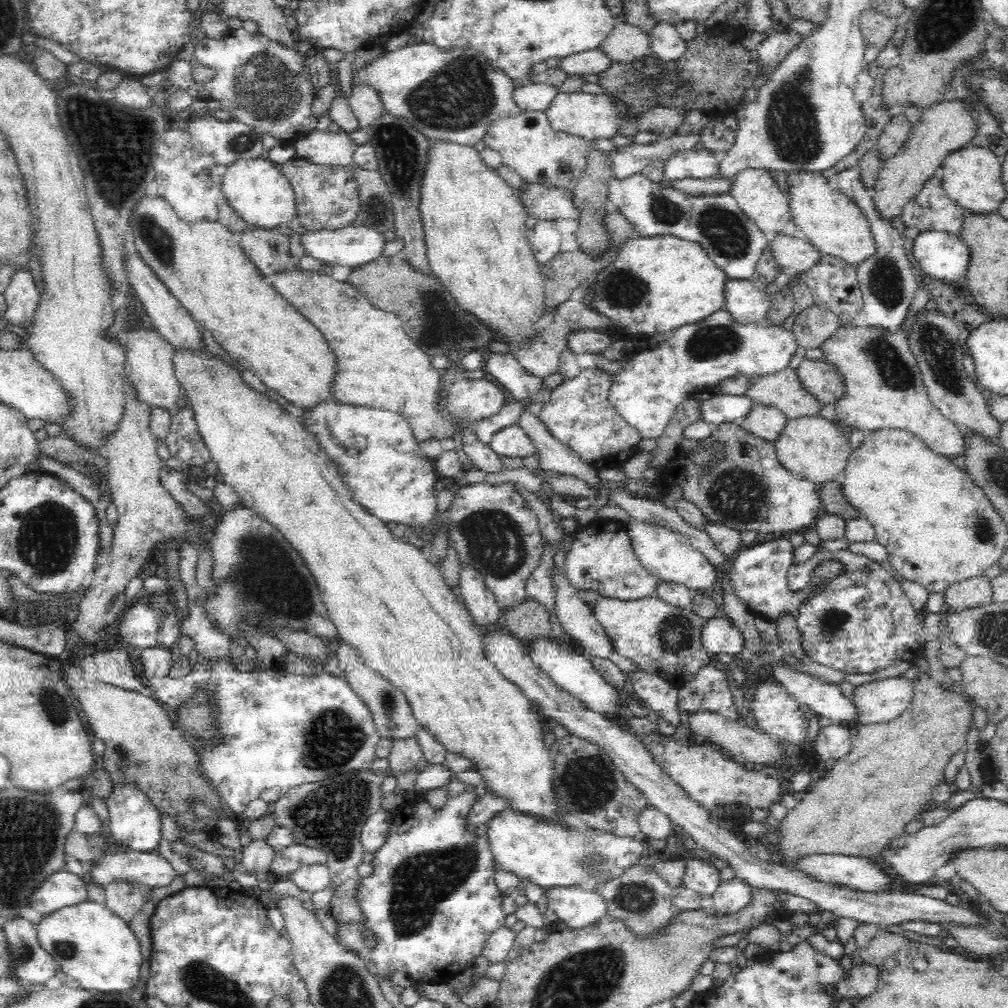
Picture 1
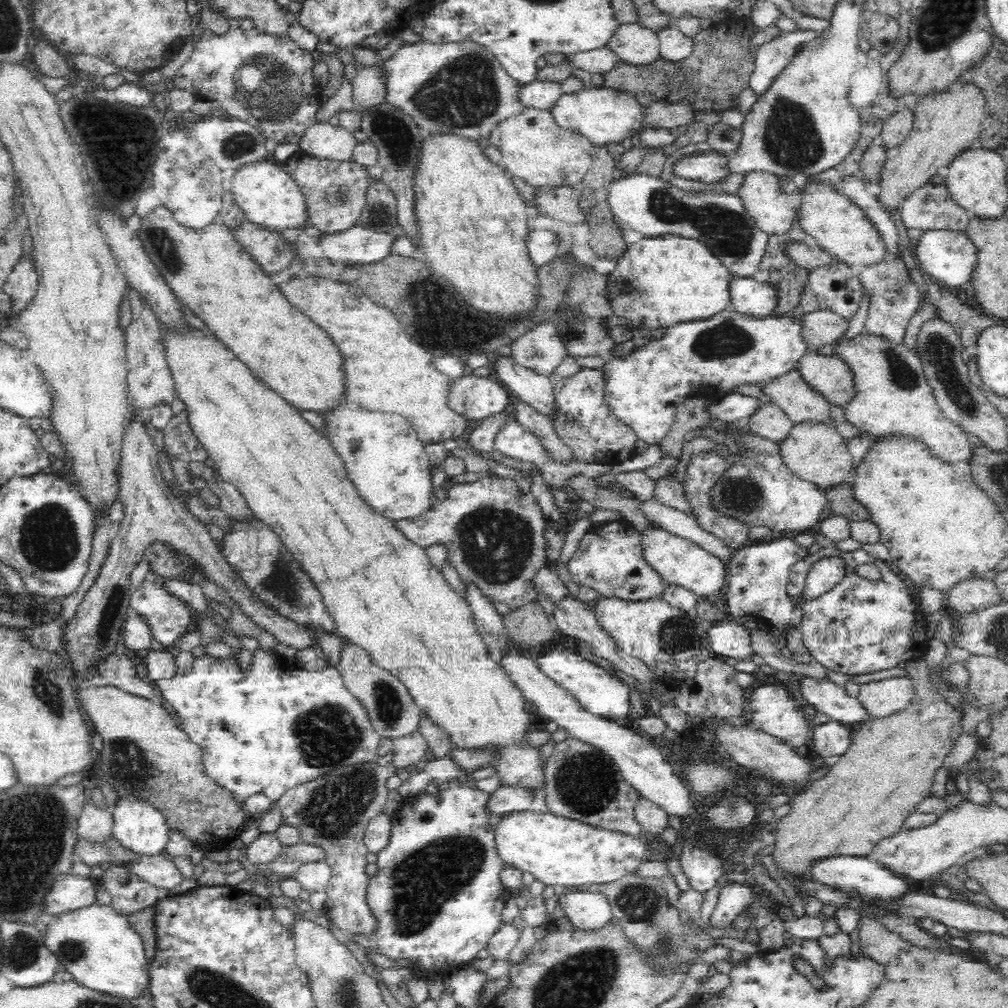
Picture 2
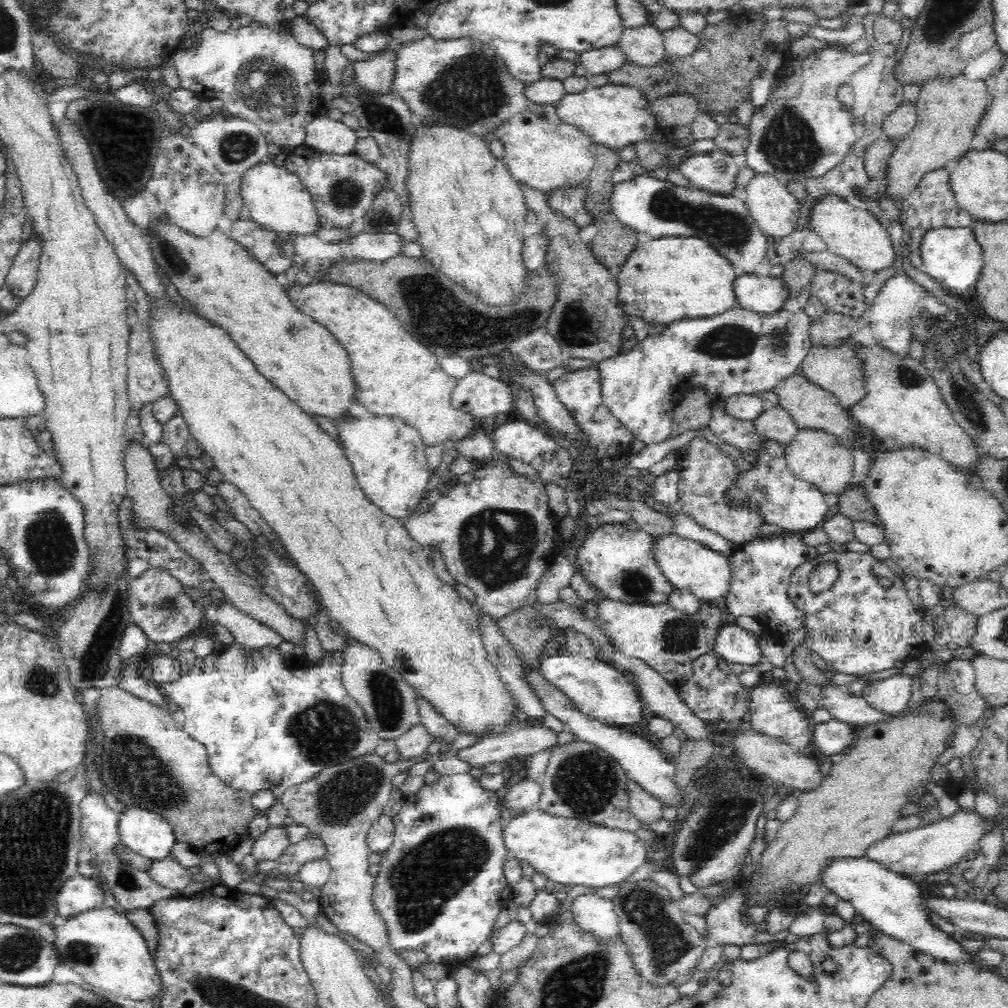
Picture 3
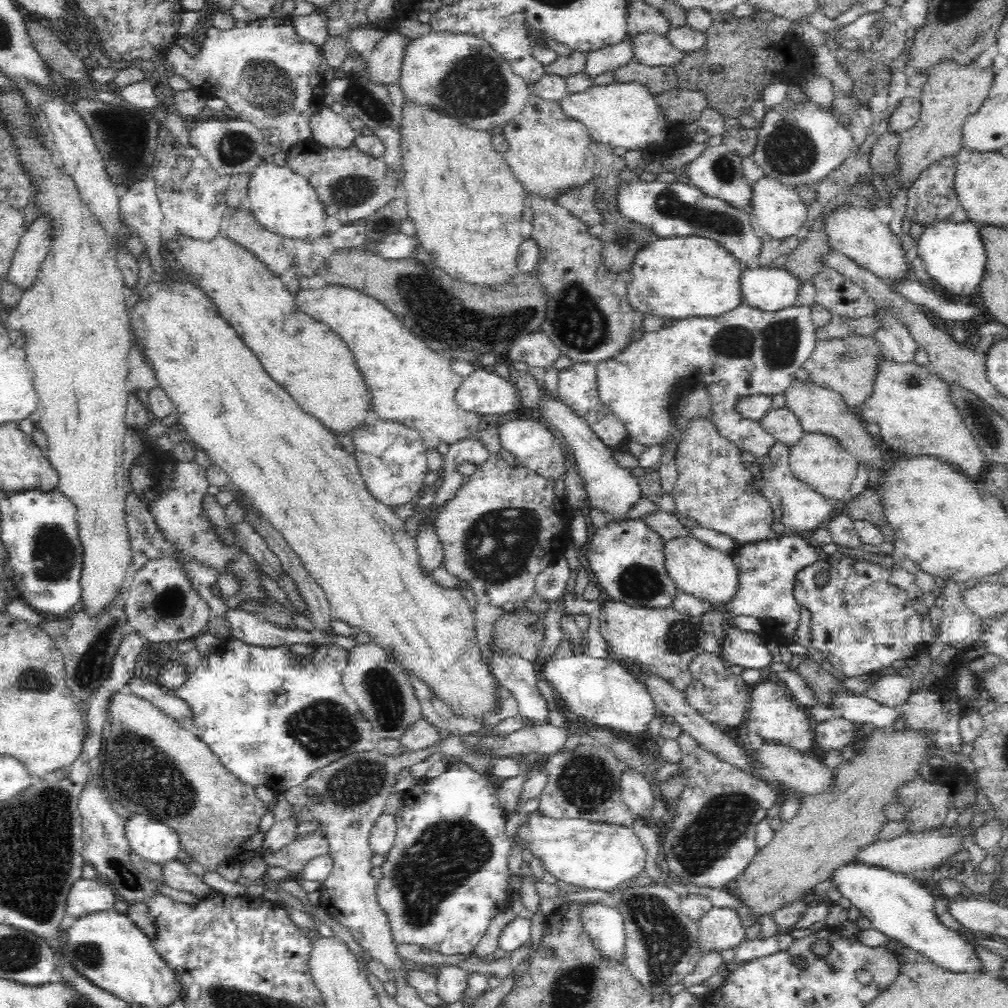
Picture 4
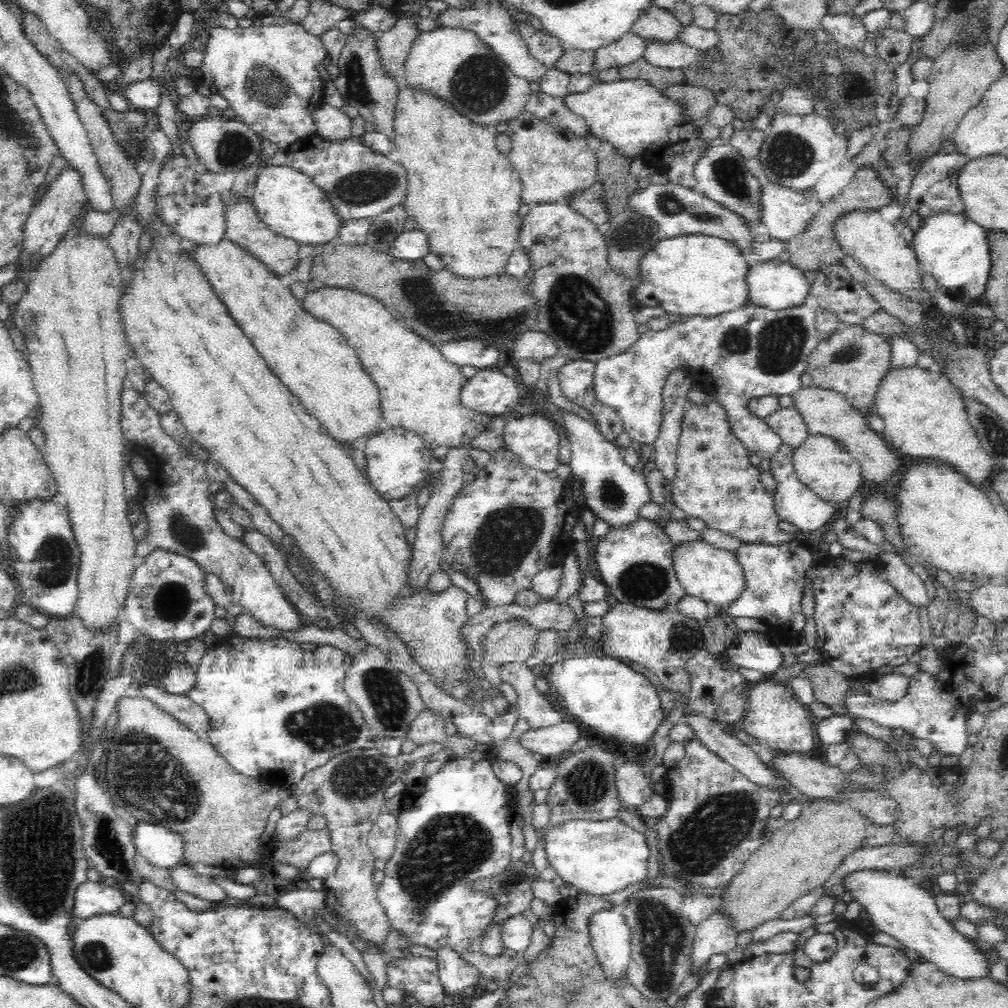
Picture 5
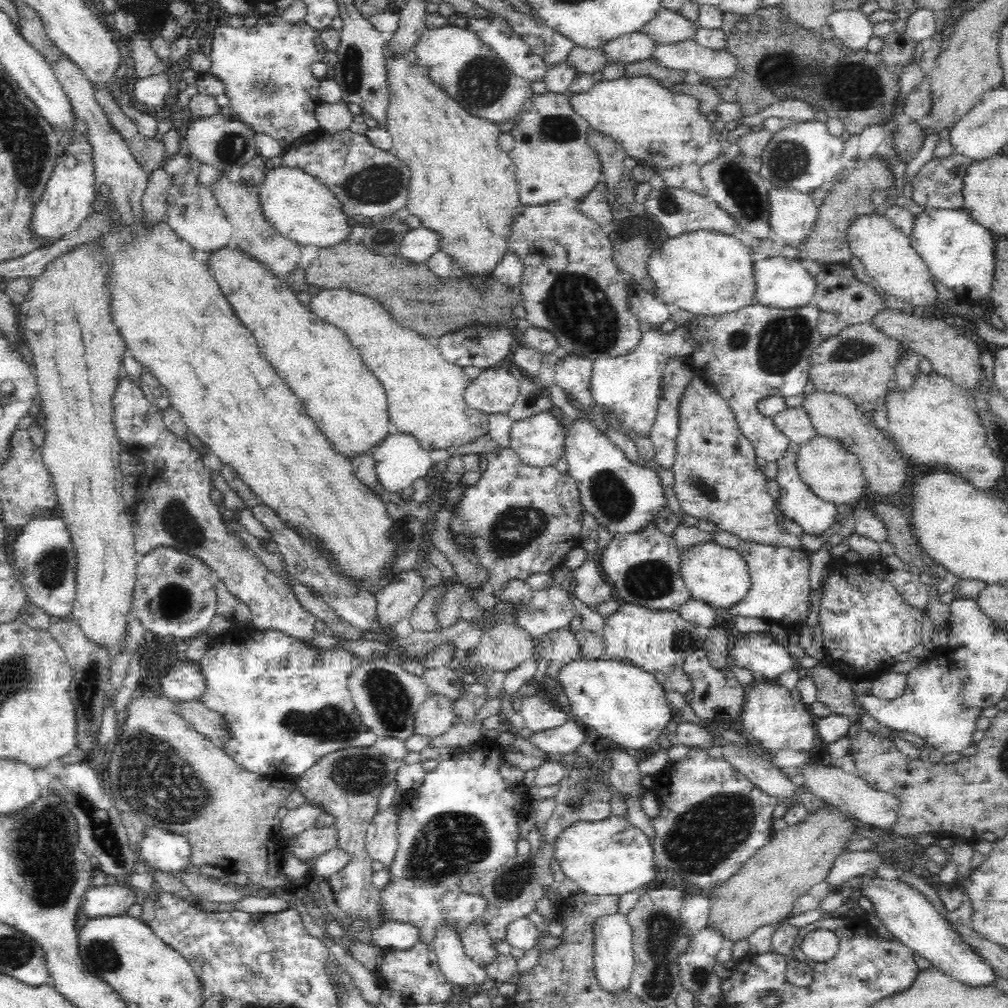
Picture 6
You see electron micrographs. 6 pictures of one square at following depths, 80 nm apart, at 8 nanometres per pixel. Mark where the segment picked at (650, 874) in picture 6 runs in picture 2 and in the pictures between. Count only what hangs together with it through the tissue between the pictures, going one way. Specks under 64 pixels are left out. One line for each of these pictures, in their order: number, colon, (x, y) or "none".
2: (559, 851)
3: (569, 851)
4: (601, 856)
5: (600, 857)

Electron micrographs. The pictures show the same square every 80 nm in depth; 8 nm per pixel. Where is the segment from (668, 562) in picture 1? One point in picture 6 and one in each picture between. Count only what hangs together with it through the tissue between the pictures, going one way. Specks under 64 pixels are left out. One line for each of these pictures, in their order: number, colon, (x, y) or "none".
2: (681, 562)
3: (690, 566)
4: (710, 574)
5: (707, 572)
6: (718, 575)

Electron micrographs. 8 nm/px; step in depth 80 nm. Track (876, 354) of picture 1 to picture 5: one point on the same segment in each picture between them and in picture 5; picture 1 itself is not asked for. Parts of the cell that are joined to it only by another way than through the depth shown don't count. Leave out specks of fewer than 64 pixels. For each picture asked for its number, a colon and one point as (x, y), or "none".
2: (895, 399)
3: (904, 405)
4: (913, 407)
5: (925, 416)

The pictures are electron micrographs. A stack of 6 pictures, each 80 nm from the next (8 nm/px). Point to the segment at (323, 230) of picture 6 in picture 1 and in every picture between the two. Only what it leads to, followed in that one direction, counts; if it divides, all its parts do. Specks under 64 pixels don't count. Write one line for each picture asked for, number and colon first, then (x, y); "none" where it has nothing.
1: (258, 190)
2: (270, 197)
3: (275, 198)
4: (282, 200)
5: (286, 199)

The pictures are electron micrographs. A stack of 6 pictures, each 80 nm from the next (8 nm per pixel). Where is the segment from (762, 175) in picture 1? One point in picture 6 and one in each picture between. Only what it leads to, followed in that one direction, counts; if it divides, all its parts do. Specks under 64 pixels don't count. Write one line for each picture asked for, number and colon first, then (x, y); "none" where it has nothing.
2: (774, 211)
3: (775, 210)
4: (780, 211)
5: (785, 212)
6: (793, 214)

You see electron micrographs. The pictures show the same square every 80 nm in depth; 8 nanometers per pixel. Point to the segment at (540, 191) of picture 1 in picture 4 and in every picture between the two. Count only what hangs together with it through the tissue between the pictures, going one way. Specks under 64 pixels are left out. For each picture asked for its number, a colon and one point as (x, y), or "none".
2: (561, 203)
3: (571, 202)
4: (581, 202)

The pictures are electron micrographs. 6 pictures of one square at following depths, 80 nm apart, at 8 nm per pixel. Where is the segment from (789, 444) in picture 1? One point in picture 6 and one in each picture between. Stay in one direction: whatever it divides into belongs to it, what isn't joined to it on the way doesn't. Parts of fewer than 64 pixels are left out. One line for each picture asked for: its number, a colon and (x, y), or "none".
2: (813, 452)
3: (814, 456)
4: (820, 461)
5: (821, 462)
6: (834, 474)

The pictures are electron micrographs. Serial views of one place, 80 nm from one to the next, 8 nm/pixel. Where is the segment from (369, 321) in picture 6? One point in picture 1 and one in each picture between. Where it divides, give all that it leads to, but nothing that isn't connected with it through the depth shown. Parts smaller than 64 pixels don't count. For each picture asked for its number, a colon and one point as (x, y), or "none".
1: (379, 367)
2: (368, 334)
3: (398, 377)
4: (412, 385)
5: (421, 391)

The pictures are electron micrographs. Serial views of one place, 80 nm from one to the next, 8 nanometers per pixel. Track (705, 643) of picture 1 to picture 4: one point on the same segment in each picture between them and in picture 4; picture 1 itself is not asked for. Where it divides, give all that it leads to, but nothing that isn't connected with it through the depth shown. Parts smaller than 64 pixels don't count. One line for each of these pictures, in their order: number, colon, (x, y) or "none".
2: (727, 639)
3: (734, 645)
4: (745, 649)

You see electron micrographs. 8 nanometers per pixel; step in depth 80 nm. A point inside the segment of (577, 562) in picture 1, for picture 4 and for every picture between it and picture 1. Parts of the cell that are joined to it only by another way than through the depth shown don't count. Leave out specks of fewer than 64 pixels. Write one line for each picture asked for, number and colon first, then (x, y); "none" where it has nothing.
2: (610, 558)
3: (618, 559)
4: (627, 558)

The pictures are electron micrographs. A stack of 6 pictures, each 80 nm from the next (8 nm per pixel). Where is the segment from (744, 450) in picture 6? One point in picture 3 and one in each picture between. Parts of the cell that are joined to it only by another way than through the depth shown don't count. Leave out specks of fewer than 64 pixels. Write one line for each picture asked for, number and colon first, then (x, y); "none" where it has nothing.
3: (706, 472)
4: (714, 488)
5: (714, 480)

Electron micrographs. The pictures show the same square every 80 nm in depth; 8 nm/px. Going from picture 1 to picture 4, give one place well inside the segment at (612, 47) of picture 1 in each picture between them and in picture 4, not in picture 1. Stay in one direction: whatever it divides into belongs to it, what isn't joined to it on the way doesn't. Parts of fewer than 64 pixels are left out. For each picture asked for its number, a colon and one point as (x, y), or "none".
2: (634, 44)
3: (644, 46)
4: (652, 50)

